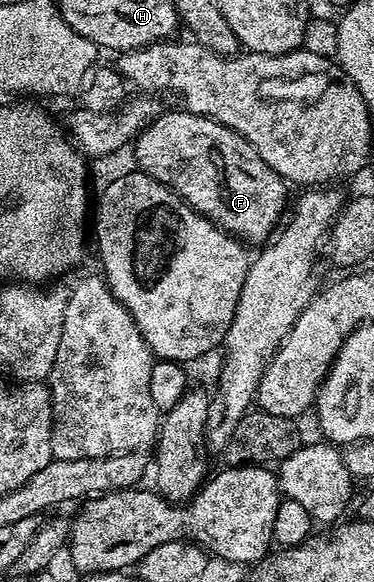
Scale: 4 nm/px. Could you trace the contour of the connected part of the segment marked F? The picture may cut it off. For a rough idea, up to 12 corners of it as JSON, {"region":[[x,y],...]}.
{"region":[[185,110],[135,165],[239,241],[279,227],[287,181],[242,135]]}

